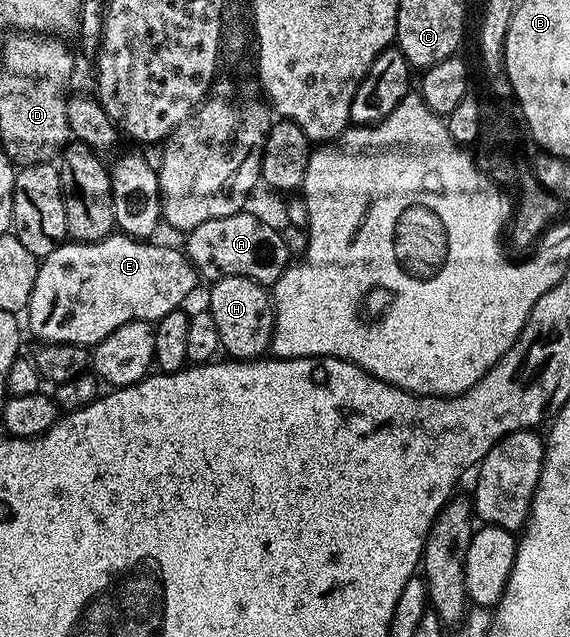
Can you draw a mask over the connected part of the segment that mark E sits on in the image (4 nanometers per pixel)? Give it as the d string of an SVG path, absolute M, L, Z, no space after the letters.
M113 232L107 237L97 242L66 242L58 246L47 258L40 261L37 280L34 281L33 292L30 294L28 302L27 316L29 316L29 326L32 332L45 344L50 345L71 345L82 346L84 348L94 347L109 336L111 332L116 331L122 324L131 322L150 322L152 324L164 318L171 311L180 309L183 303L195 290L197 284L201 282L201 277L197 273L194 265L189 261L184 251L179 251L169 246L161 246L158 242L149 240L134 239L122 232Z

